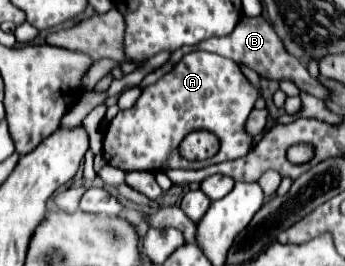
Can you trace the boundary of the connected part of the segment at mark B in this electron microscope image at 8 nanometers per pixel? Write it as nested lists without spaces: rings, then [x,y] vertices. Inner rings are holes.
[[[243,16],[243,18],[239,20],[239,24],[235,26],[235,30],[233,30],[229,36],[223,36],[223,38],[209,38],[209,40],[197,44],[197,46],[183,46],[179,52],[171,54],[169,62],[165,62],[161,68],[157,68],[157,70],[153,70],[151,74],[147,74],[147,76],[143,78],[143,82],[141,82],[141,88],[149,86],[149,84],[155,84],[155,82],[157,82],[163,74],[167,74],[185,54],[189,54],[189,52],[193,52],[193,50],[205,50],[205,52],[213,52],[213,54],[231,58],[231,60],[235,60],[237,64],[243,64],[243,66],[249,66],[251,70],[255,70],[261,78],[267,78],[267,80],[289,80],[289,82],[293,82],[301,92],[307,92],[307,94],[317,96],[317,98],[321,98],[321,100],[327,98],[327,90],[325,90],[315,78],[309,76],[307,68],[305,68],[299,60],[295,62],[295,58],[285,52],[285,48],[283,48],[283,44],[281,44],[279,36],[275,34],[275,30],[271,28],[271,24],[269,24],[263,16],[257,16],[257,18],[247,18],[247,16]]]

